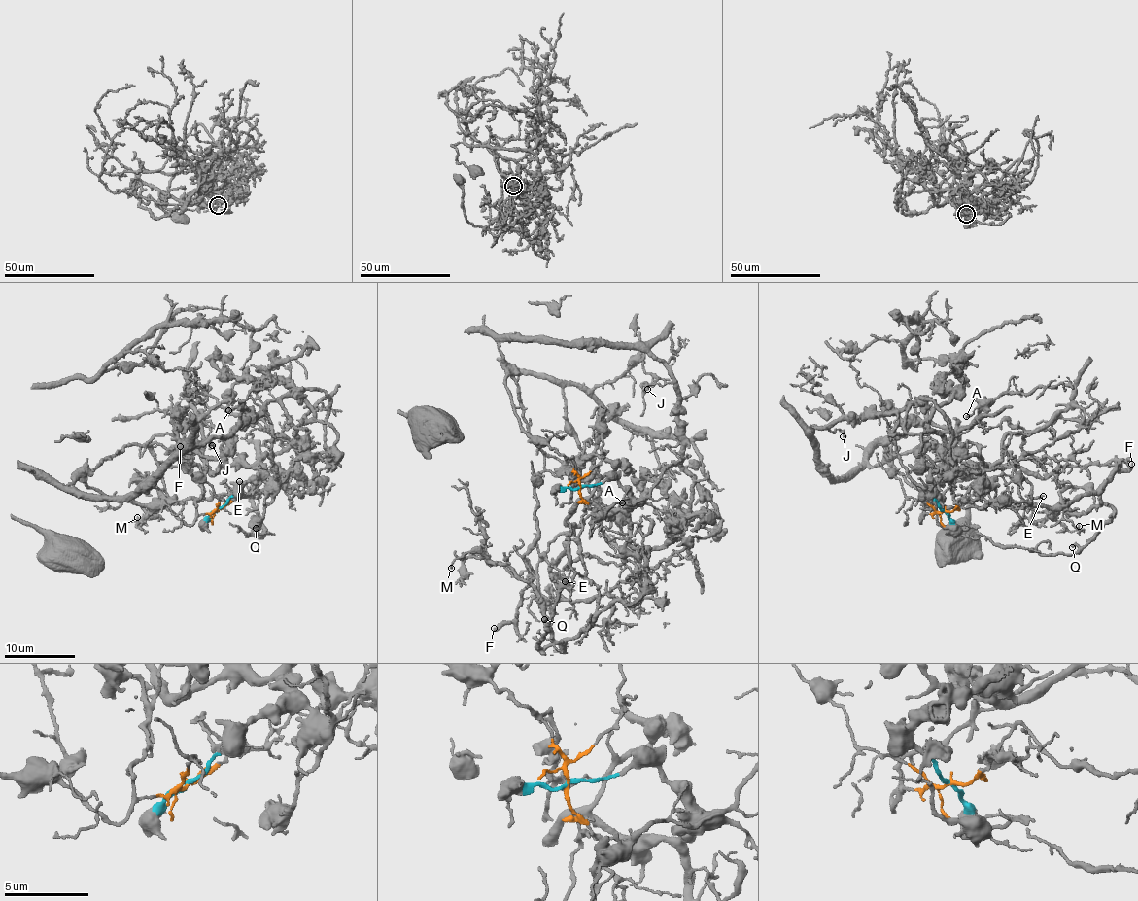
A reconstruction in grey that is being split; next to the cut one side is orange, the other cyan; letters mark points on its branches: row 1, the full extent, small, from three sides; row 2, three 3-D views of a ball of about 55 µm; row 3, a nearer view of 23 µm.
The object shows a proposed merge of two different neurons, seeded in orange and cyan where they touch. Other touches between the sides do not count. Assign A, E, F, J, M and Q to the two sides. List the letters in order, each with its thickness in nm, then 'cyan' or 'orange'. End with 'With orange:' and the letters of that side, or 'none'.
A: 170 nm thick; orange
E: 170 nm thick; cyan
F: 180 nm thick; cyan
J: 110 nm thick; orange
M: 110 nm thick; cyan
Q: 200 nm thick; cyan
With orange: A, J

